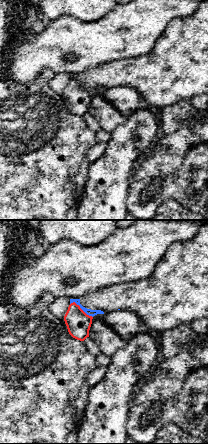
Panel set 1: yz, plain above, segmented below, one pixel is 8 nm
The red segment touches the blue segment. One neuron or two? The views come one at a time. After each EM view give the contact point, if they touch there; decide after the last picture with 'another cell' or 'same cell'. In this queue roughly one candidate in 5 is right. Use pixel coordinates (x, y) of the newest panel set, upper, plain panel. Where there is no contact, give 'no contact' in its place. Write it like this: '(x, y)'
(80, 84)

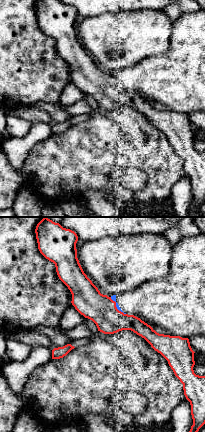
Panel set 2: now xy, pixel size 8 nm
(116, 83)

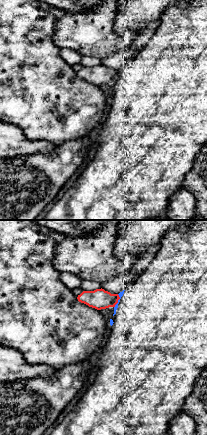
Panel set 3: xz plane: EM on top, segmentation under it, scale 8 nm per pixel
(117, 77)

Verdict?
another cell

